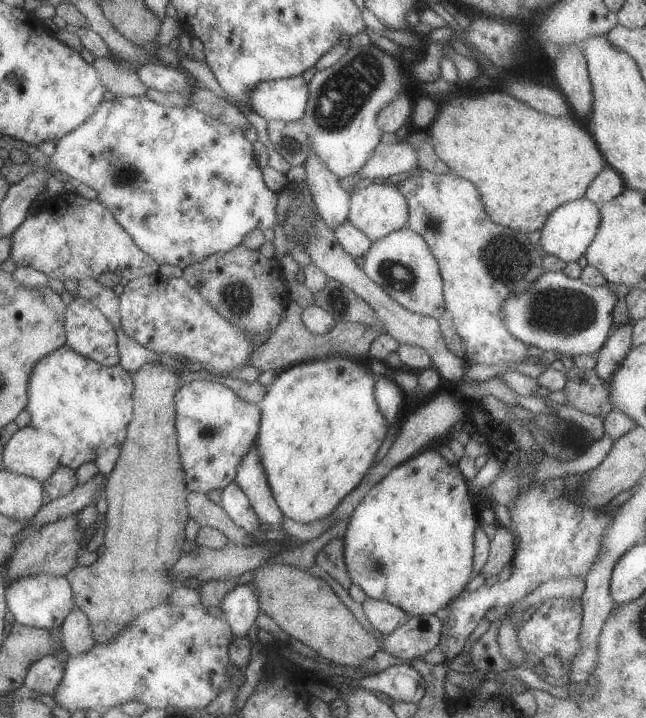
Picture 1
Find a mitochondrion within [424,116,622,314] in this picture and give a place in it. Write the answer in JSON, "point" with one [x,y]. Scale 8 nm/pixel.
{"point":[503,259]}

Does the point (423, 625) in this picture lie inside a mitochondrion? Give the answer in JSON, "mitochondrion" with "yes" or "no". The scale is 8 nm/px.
{"mitochondrion":"no"}

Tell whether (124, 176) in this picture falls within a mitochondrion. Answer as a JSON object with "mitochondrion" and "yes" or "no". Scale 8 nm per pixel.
{"mitochondrion":"yes"}

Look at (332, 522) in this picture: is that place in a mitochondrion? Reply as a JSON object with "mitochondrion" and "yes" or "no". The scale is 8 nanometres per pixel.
{"mitochondrion":"no"}

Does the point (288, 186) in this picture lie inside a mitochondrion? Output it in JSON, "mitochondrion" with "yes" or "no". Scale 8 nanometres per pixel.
{"mitochondrion":"no"}

